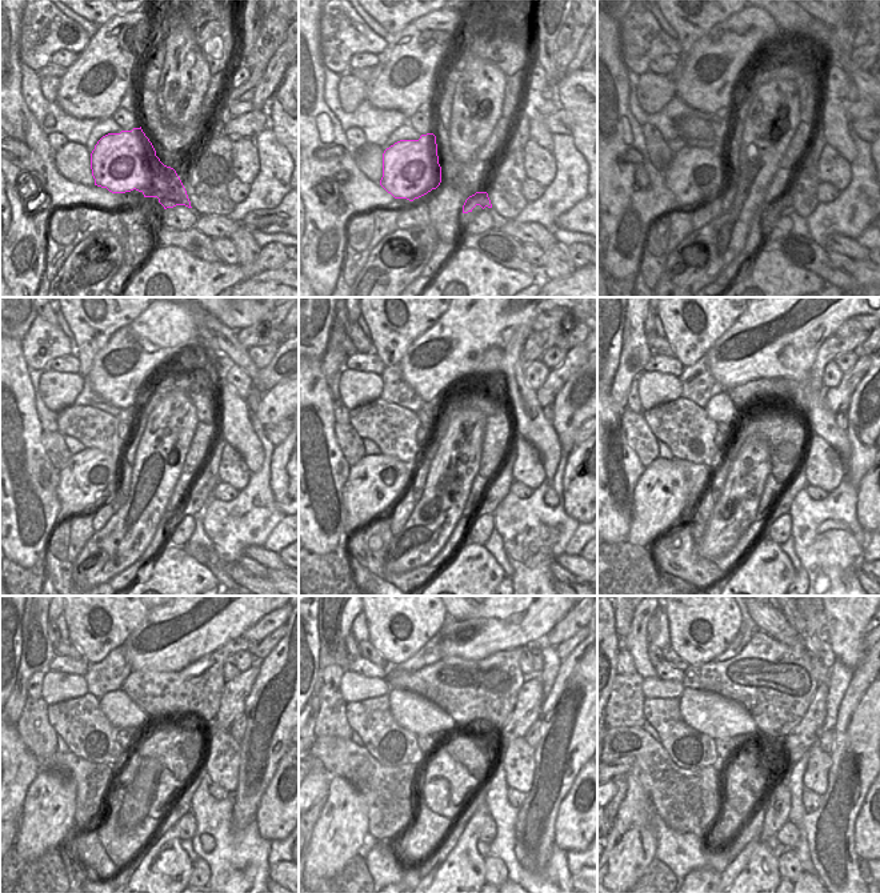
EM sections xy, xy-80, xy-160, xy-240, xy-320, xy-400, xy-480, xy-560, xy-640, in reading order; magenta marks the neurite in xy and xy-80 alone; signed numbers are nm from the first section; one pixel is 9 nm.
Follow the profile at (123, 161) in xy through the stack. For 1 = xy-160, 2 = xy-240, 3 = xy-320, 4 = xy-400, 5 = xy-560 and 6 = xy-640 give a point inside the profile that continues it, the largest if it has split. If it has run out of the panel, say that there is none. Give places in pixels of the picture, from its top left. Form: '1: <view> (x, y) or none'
1: xy-160 (695, 175)
2: xy-240 (88, 475)
3: xy-320 (376, 483)
4: xy-400 (660, 496)
5: xy-560 (342, 831)
6: xy-640 (628, 849)

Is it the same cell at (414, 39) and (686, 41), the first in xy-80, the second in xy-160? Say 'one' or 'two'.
two

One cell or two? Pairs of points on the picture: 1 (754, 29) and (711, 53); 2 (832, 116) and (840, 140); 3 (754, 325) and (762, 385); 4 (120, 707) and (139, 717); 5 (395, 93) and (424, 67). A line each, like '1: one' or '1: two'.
1: one
2: one
3: two
4: one
5: one

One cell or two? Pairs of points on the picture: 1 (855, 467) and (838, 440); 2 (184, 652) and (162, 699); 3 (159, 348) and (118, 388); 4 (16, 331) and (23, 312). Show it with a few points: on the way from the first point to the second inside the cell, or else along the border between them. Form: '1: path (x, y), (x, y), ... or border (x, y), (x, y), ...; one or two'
1: border (844, 429), (851, 447), (846, 475); two
2: border (202, 656), (179, 671), (143, 672); two
3: path (148, 357), (128, 377); one
4: path (16, 327), (19, 316); one

